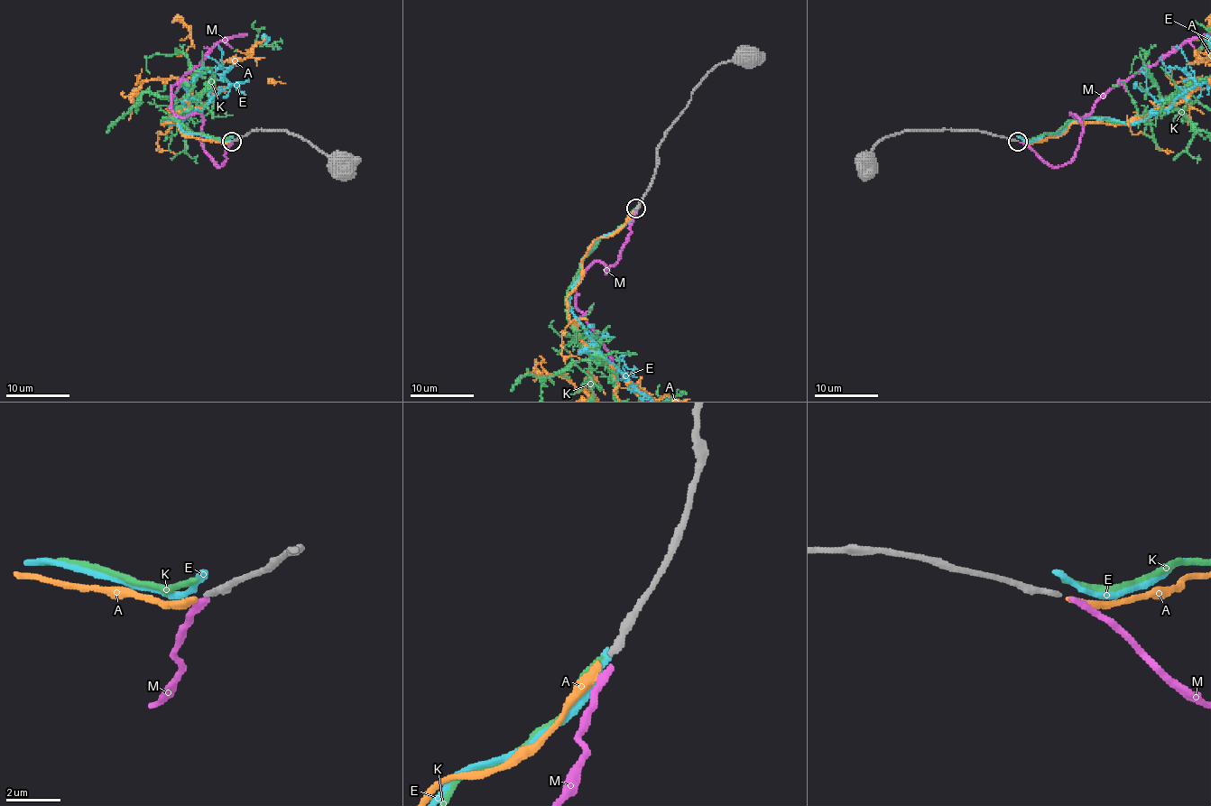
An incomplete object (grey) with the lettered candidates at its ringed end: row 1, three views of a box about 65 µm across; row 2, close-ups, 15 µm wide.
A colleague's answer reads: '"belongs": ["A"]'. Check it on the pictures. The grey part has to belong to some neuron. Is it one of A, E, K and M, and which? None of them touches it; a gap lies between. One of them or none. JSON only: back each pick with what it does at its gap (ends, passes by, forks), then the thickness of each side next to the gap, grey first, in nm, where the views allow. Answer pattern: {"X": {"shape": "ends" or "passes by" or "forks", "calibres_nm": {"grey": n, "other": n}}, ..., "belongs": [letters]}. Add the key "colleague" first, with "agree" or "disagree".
{"colleague": "agree", "A": {"shape": "ends", "calibres_nm": {"grey": 220, "other": 280}}, "belongs": ["A"]}

